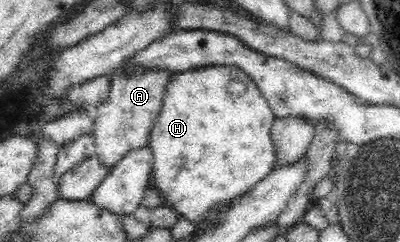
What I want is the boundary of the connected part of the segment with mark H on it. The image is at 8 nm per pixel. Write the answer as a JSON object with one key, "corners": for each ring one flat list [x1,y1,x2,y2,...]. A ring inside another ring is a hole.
{"corners":[[233,65,180,71,167,85,155,125,149,137,153,153,151,177,166,204,179,213,179,217,192,223,206,221,215,209,232,206,240,196,250,191,274,168,277,151,271,138,275,119,265,97,252,78]]}

